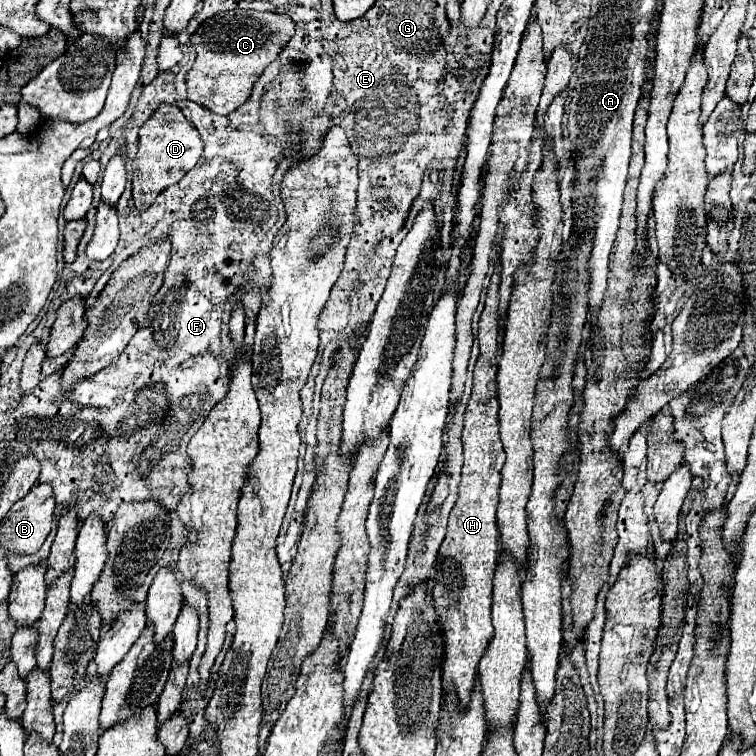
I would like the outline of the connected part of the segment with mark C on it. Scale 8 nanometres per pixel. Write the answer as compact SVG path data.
M233 9L207 19L191 37L197 61L187 75L187 97L217 115L233 113L247 103L259 75L279 57L293 35L291 17L269 11Z

